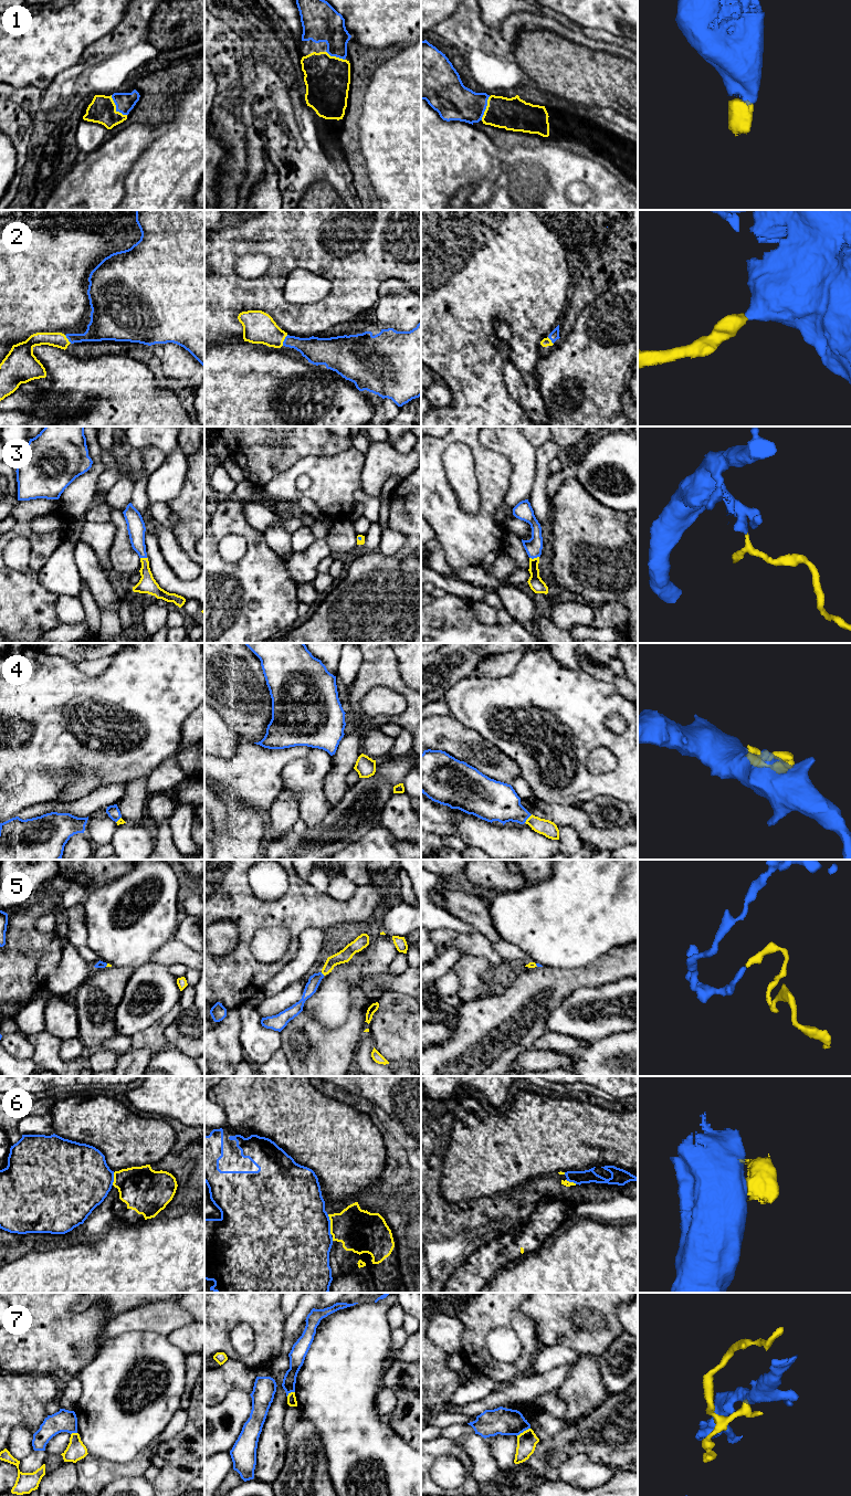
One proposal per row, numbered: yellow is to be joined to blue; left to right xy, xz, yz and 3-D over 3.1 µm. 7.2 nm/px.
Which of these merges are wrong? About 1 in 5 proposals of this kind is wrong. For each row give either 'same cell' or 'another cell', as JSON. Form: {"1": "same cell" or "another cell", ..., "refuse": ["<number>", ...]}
{"1": "same cell", "2": "same cell", "3": "same cell", "4": "same cell", "5": "same cell", "6": "another cell", "7": "another cell", "refuse": ["6", "7"]}

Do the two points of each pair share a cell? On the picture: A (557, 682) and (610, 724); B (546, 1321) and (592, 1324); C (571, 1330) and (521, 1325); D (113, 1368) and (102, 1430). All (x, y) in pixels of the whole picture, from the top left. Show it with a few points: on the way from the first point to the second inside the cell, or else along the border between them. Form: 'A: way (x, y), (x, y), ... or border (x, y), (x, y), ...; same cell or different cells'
A: border (605, 718), (609, 729), (619, 734), (626, 730); different cells
B: way (557, 1321), (581, 1321); same cell
C: border (521, 1307), (535, 1323), (536, 1336), (539, 1342); different cells
D: way (113, 1383), (113, 1391), (109, 1398), (109, 1414); same cell

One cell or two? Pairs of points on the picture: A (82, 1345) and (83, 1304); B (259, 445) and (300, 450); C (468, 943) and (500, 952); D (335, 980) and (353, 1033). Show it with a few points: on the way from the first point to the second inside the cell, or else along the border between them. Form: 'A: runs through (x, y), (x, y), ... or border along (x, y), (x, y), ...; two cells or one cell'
A: border along (94, 1304), (82, 1310), (73, 1310), (71, 1308); two cells
B: runs through (269, 439), (290, 440); one cell
C: runs through (475, 944), (492, 951); one cell
D: border along (353, 991), (347, 1020), (337, 1028), (325, 1029); two cells

